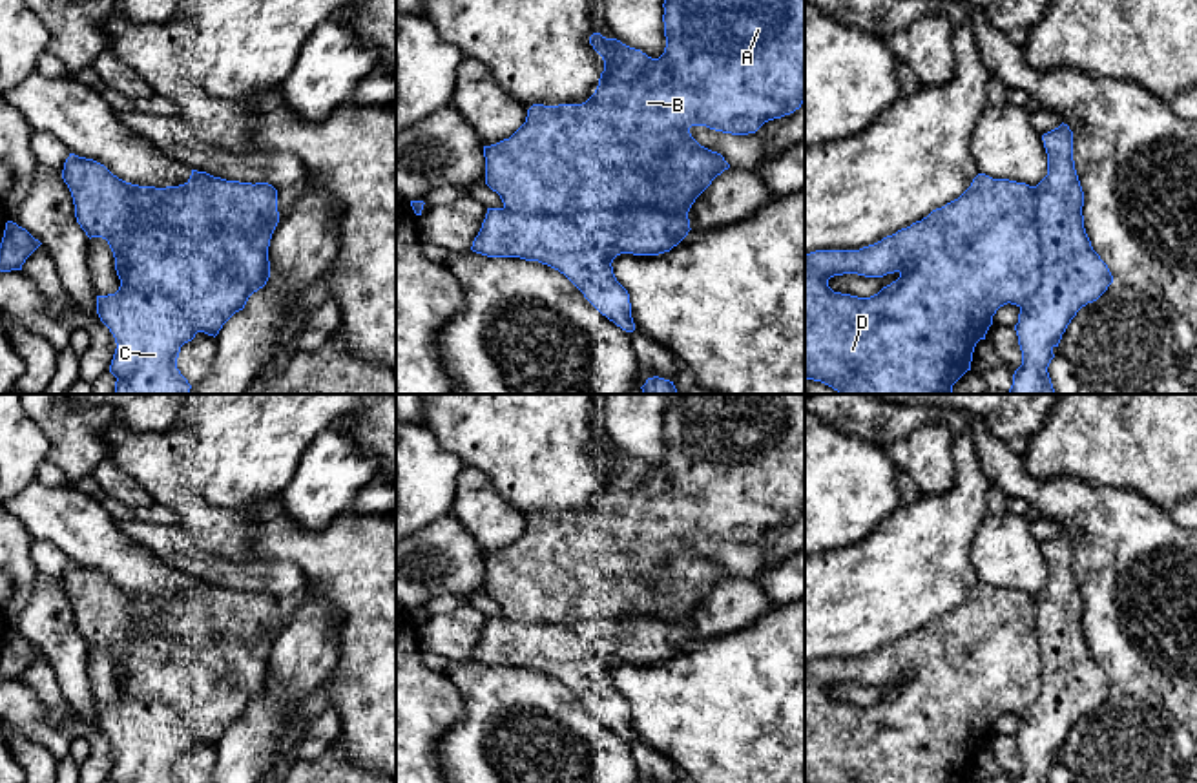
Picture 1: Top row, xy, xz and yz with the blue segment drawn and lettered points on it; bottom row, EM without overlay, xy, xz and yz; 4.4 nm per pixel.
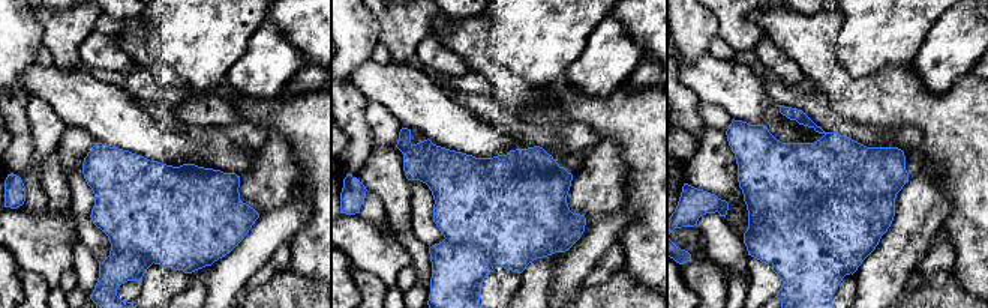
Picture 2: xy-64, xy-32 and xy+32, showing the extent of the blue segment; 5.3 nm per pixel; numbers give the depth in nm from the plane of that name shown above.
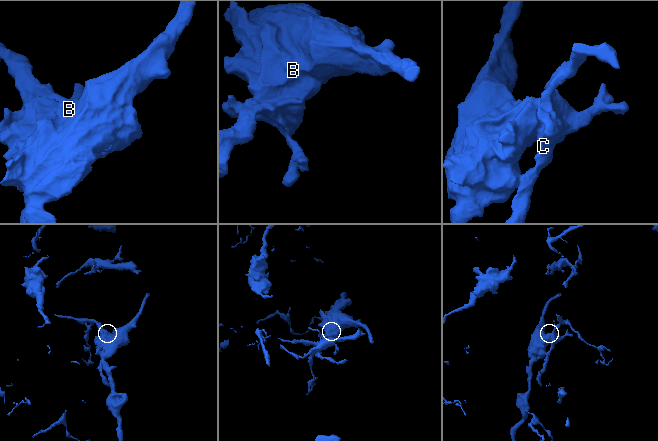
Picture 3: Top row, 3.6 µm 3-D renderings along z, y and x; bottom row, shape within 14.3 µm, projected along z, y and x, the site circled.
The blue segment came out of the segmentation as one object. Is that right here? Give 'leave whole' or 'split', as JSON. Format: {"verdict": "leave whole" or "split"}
{"verdict": "split"}

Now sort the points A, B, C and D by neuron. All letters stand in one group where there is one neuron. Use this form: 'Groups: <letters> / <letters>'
Groups: A B D / C

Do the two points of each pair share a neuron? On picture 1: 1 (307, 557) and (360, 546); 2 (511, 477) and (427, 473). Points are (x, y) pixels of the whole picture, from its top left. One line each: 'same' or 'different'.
1: same
2: different

